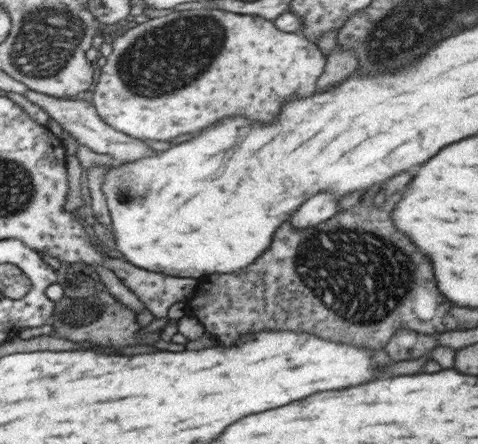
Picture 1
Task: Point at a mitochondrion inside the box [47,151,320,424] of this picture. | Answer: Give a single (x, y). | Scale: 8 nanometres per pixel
(126, 192)

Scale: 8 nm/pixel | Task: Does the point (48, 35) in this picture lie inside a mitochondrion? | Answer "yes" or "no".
yes

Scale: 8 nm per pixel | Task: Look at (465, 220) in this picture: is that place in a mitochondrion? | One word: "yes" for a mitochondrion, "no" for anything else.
no

